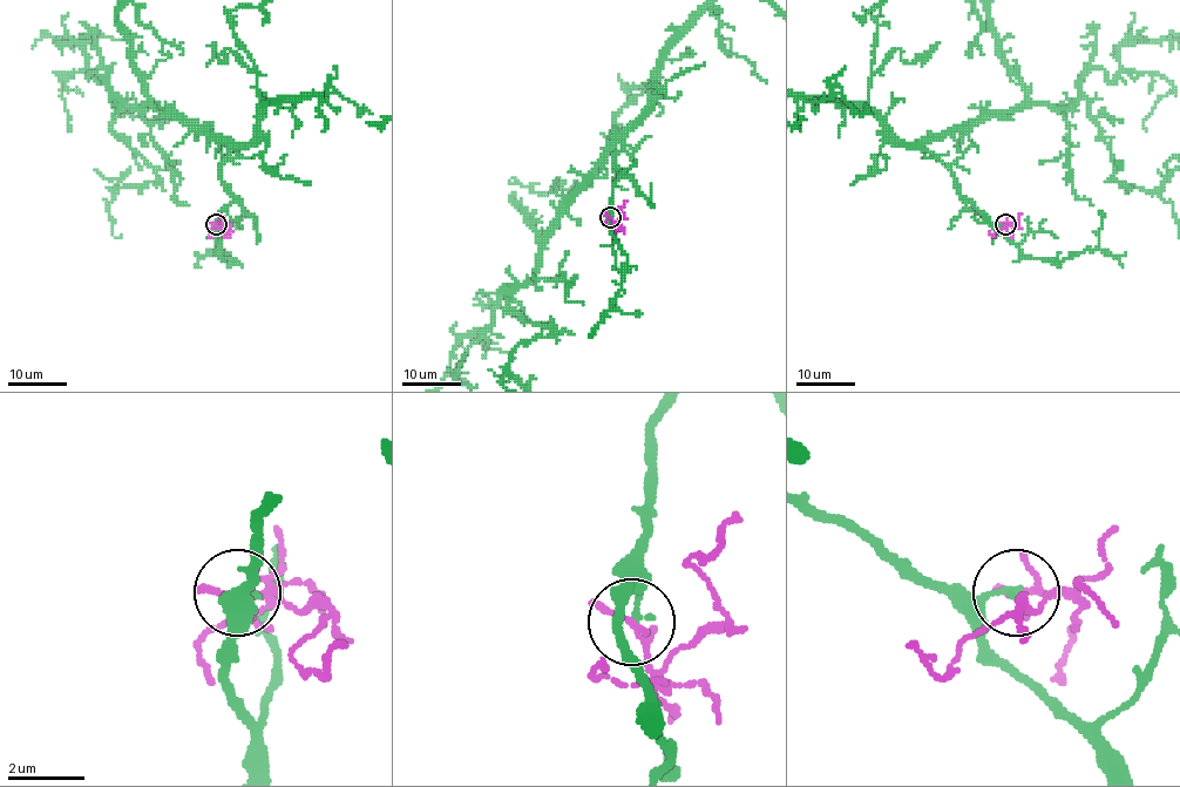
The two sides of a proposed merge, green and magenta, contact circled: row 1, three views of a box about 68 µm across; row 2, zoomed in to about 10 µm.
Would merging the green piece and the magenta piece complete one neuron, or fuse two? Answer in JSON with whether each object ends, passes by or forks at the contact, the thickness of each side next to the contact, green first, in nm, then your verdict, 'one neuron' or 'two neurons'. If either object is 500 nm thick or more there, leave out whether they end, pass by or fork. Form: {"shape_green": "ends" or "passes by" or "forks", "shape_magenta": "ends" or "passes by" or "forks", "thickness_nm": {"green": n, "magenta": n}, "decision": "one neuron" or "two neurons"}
{"shape_green": "ends", "shape_magenta": "passes by", "thickness_nm": {"green": 190, "magenta": 160}, "decision": "two neurons"}

